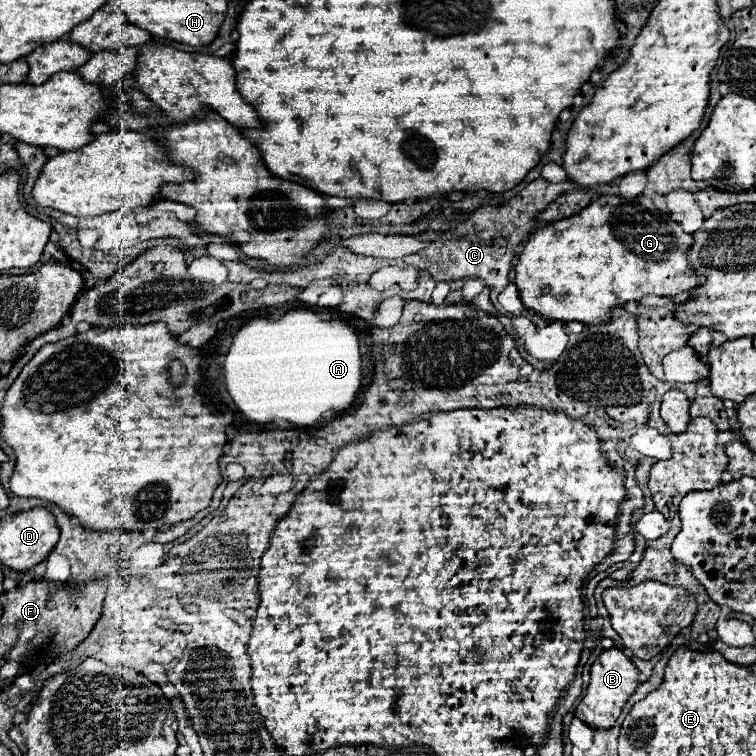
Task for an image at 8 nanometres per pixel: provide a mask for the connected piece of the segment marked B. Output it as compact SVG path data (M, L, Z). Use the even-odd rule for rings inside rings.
M617 646L603 650L591 666L591 680L585 696L579 700L575 708L575 716L581 718L591 728L609 728L615 724L627 698L635 692L637 686L639 686L639 670L631 662L631 658Z

